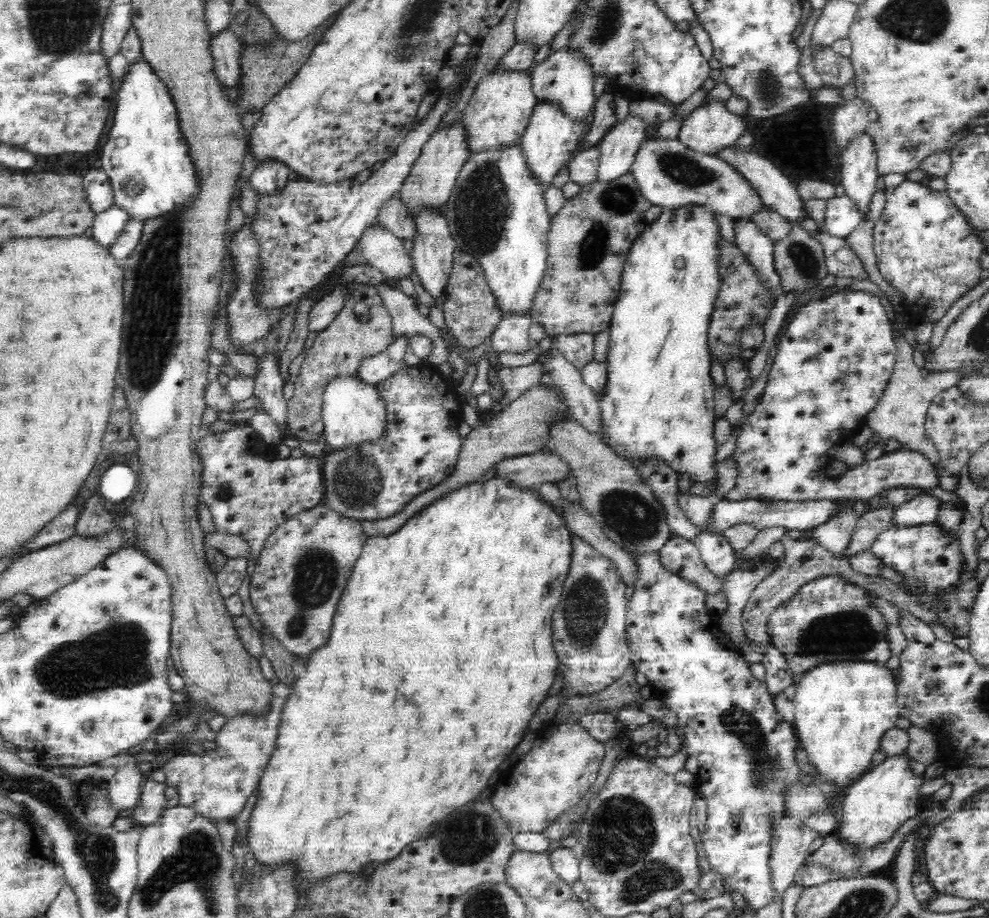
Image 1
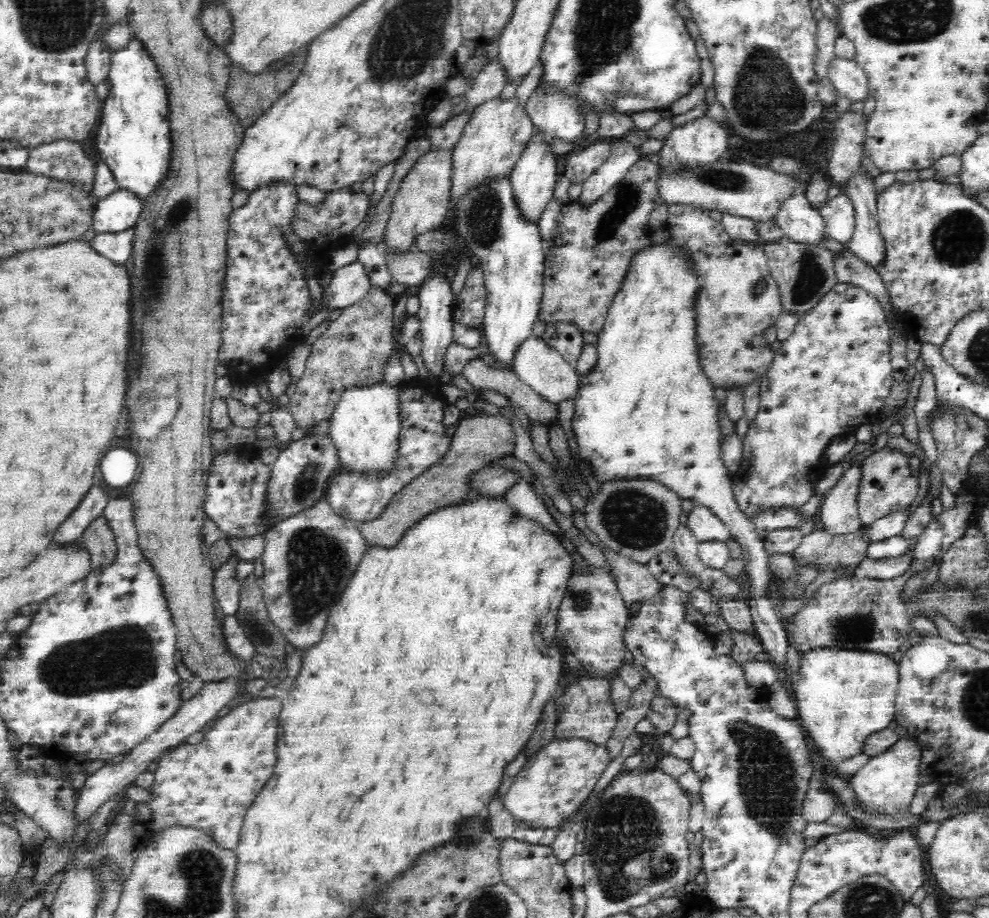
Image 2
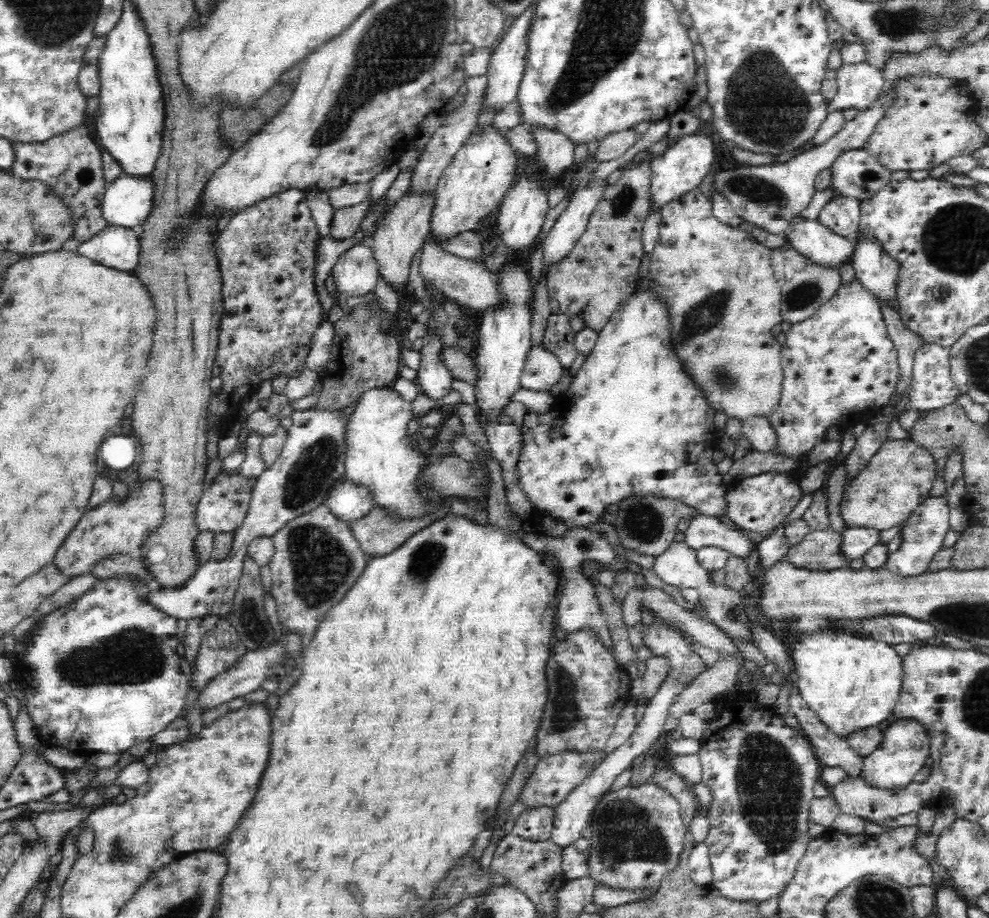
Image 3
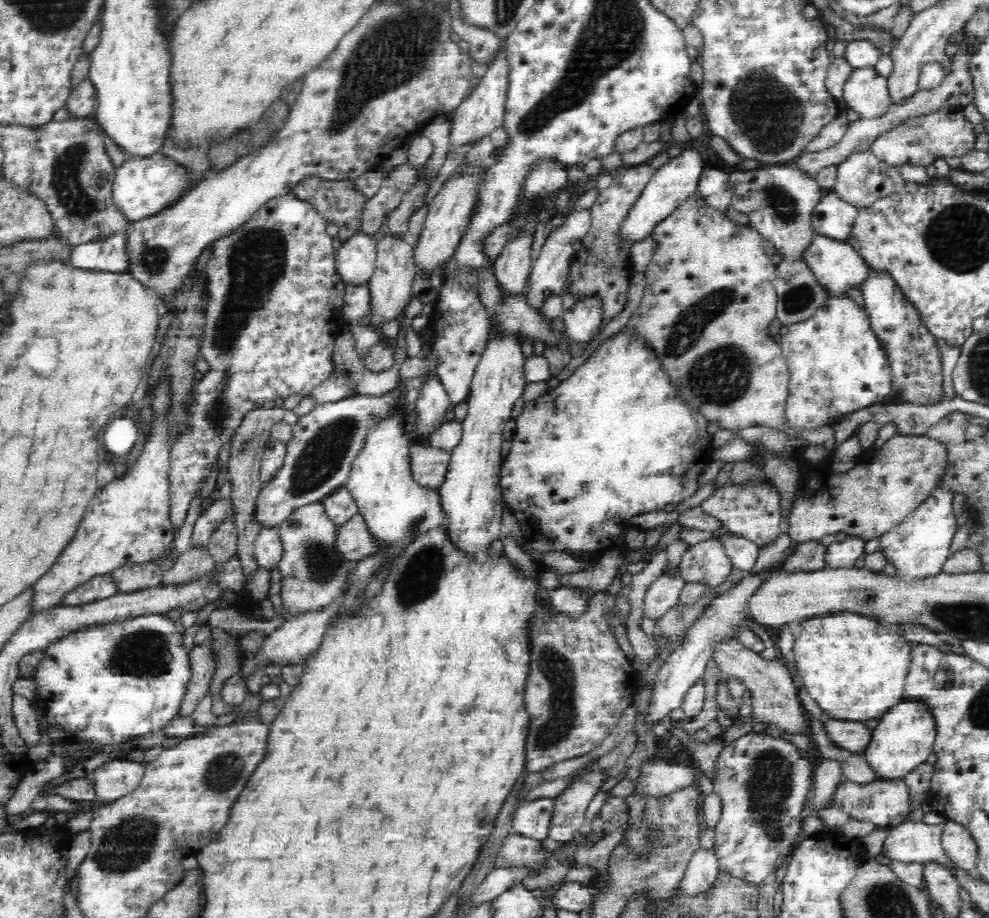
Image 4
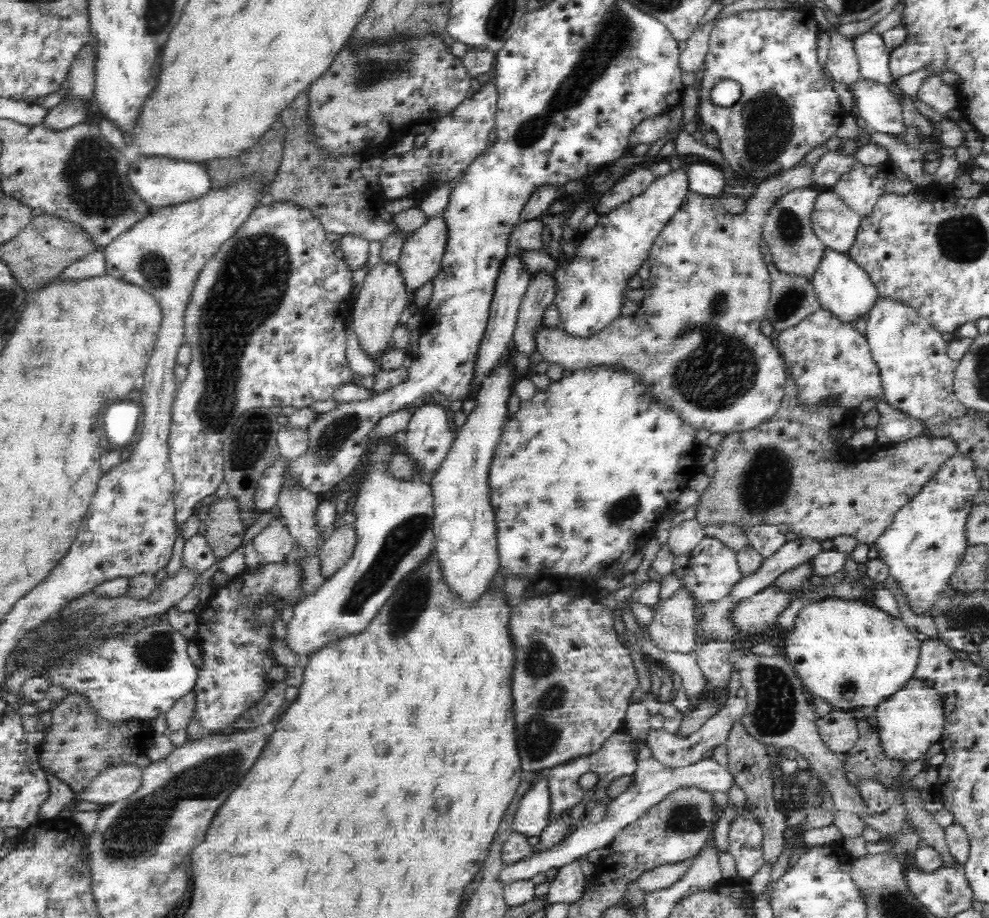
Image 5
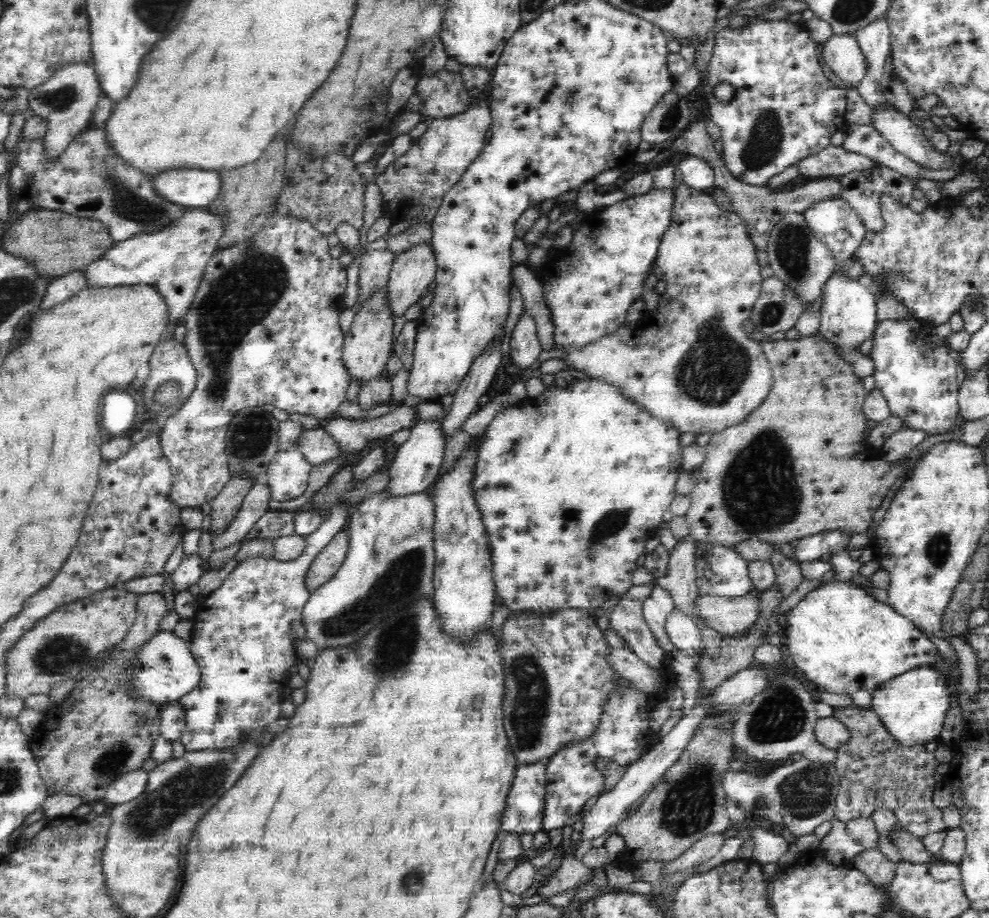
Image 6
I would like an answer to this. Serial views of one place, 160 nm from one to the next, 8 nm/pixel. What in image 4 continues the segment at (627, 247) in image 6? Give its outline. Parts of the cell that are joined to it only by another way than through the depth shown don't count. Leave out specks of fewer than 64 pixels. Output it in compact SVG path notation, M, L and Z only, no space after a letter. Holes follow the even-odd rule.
M686 148L686 150L680 152L679 156L669 158L664 166L660 166L658 170L653 172L652 178L644 187L642 195L629 211L629 216L623 223L623 238L632 244L642 240L642 238L646 240L648 234L653 234L658 222L668 218L682 202L697 192L698 182L700 182L702 170L704 169L702 154L694 148ZM584 298L576 306L563 314L567 338L572 342L591 342L598 332L601 324L601 308L595 298Z

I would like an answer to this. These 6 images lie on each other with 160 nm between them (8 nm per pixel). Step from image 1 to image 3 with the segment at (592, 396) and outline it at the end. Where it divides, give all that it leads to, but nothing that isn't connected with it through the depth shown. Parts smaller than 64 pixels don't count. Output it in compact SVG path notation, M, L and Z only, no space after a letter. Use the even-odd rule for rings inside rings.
M541 344L531 345L521 372L520 386L534 392L550 392L550 388L562 380L564 369L556 354Z

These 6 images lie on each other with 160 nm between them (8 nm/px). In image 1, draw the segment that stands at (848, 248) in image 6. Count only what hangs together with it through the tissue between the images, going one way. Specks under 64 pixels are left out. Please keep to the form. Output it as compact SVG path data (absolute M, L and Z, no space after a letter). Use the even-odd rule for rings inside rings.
M848 195L836 196L827 203L825 231L831 236L844 239L862 220L863 213Z

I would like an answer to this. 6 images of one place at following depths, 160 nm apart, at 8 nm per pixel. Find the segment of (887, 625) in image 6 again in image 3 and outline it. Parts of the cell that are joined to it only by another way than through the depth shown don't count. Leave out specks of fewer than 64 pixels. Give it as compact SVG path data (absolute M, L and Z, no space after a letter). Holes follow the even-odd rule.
M820 628L800 634L791 658L803 702L835 737L847 742L857 730L883 727L892 721L903 675L902 657L893 646Z

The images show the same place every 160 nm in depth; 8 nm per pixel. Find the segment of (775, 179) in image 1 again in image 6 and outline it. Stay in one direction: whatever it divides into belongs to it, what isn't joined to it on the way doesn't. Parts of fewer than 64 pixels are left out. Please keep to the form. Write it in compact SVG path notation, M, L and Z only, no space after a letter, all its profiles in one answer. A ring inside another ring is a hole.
M836 270L823 285L818 335L836 347L856 347L873 337L876 328L876 303L874 295L856 280L850 280Z

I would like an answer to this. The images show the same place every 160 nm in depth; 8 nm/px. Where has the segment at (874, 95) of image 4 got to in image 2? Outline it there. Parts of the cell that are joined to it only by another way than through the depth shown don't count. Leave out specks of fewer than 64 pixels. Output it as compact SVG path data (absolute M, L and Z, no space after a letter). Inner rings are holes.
M834 57L827 65L826 76L836 87L838 96L850 98L852 102L866 100L867 78L864 71L856 64L854 59Z

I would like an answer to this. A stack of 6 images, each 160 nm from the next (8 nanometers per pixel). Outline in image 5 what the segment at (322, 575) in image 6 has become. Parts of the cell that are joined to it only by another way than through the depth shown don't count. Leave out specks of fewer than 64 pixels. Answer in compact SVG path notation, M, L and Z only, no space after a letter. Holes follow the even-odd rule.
M342 524L321 545L318 558L321 561L321 573L328 580L352 556L357 534L353 524Z

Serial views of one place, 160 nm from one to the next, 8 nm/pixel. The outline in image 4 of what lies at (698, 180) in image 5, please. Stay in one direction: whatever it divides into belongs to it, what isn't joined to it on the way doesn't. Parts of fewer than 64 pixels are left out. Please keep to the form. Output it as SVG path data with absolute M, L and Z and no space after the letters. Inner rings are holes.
M705 168L702 170L697 191L706 200L708 207L725 215L731 206L731 191L728 174L720 169Z

